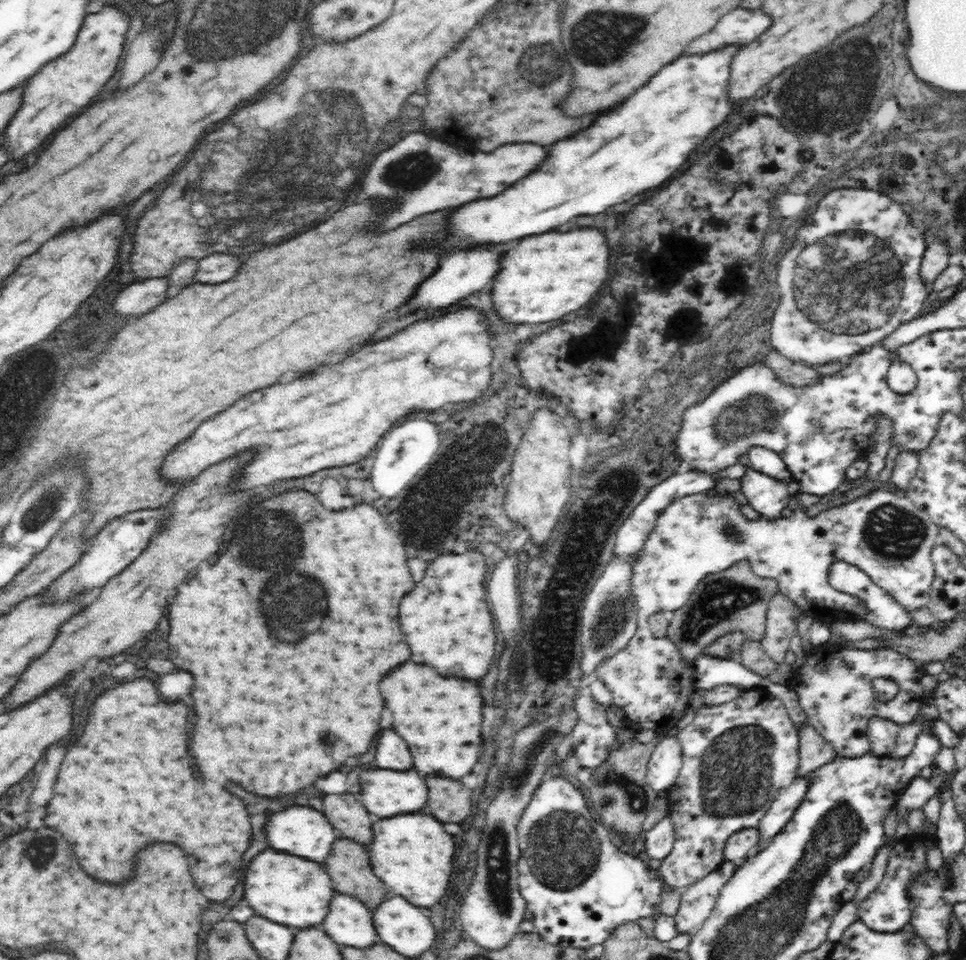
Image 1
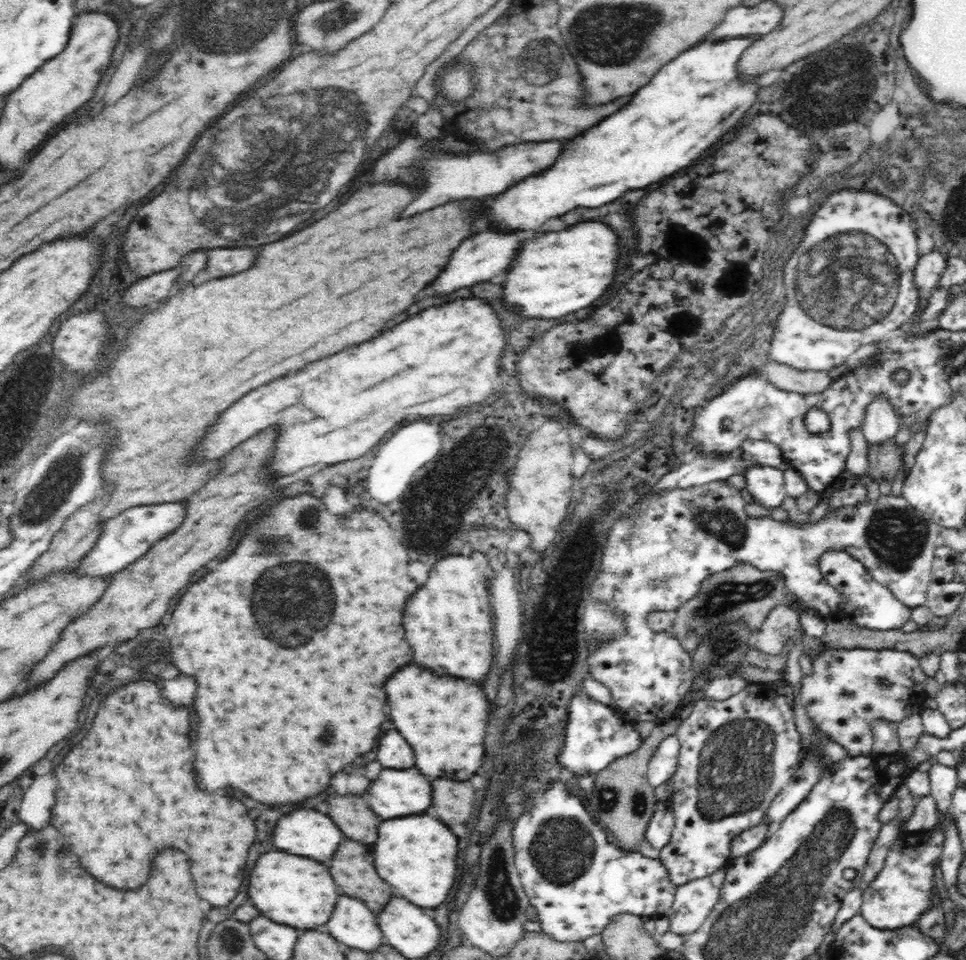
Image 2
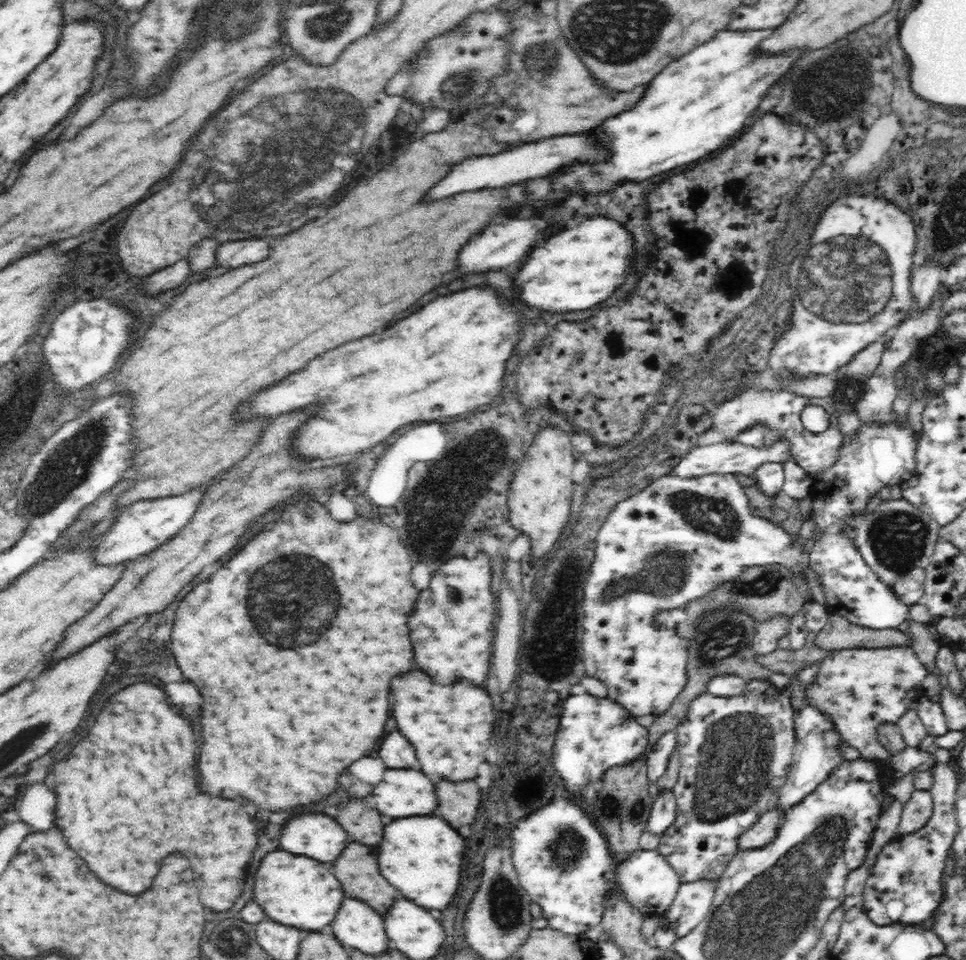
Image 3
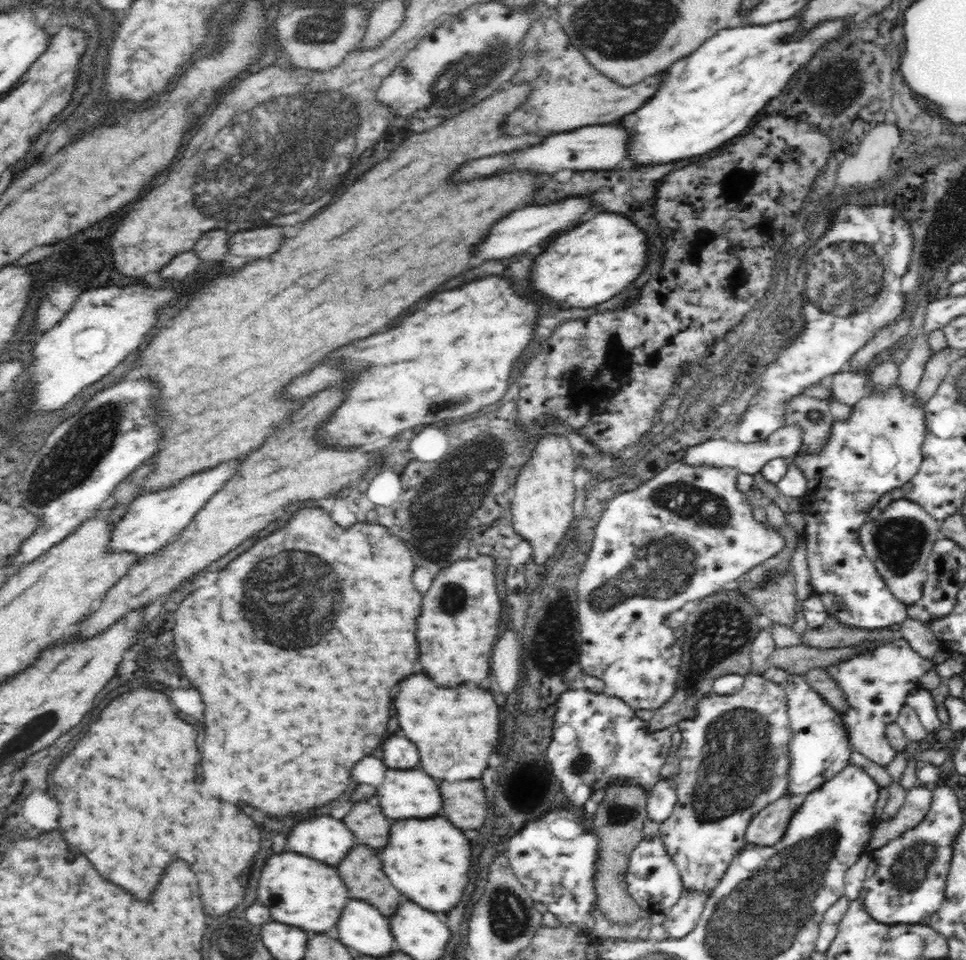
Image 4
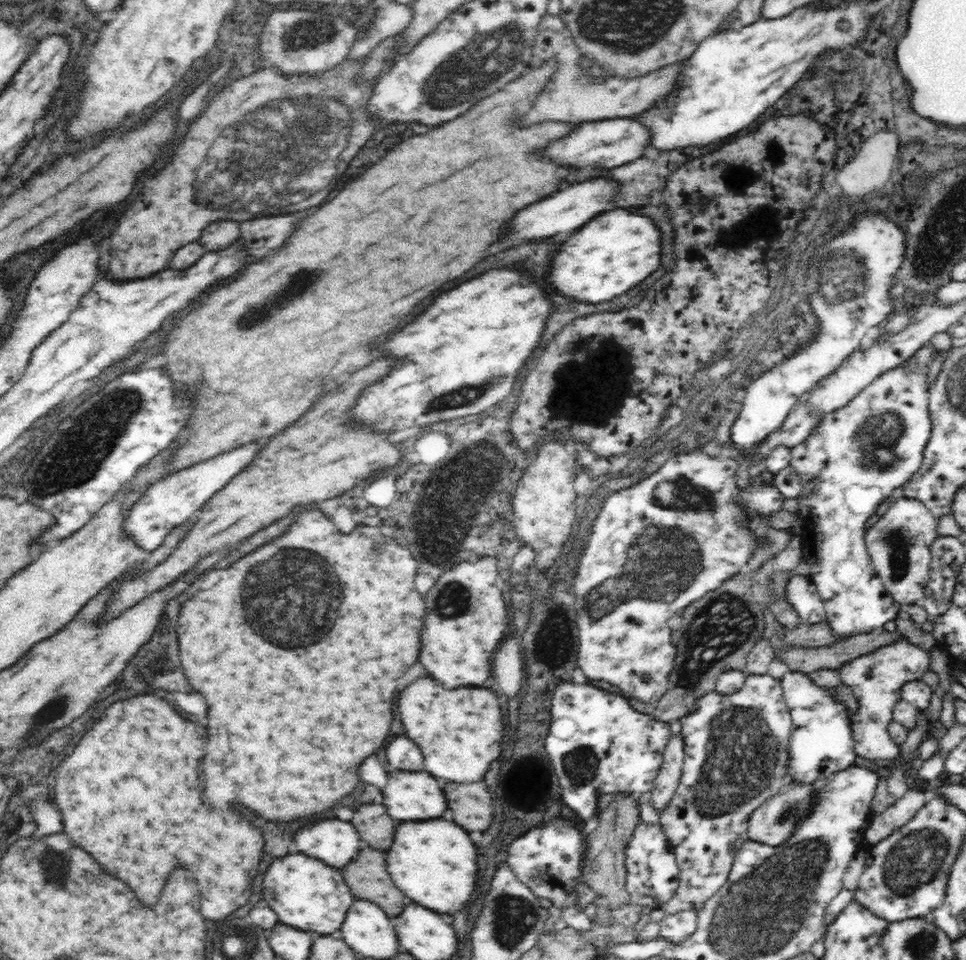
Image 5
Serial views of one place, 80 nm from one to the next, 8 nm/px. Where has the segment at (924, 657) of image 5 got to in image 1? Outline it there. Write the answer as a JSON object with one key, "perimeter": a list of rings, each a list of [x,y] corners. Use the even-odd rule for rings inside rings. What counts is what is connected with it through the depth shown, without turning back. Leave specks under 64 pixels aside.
{"perimeter":[[[876,649],[872,652],[860,652],[860,650],[840,650],[830,654],[814,654],[805,658],[805,662],[798,668],[794,668],[790,688],[798,698],[800,706],[806,713],[808,724],[812,725],[818,734],[834,748],[840,757],[858,758],[862,754],[871,753],[870,742],[867,737],[867,724],[872,717],[880,717],[900,725],[911,723],[914,720],[921,705],[925,702],[928,693],[922,687],[923,672],[919,672],[912,659],[891,649]],[[876,680],[889,680],[896,682],[897,694],[889,700],[880,700],[875,692],[873,684]]]}

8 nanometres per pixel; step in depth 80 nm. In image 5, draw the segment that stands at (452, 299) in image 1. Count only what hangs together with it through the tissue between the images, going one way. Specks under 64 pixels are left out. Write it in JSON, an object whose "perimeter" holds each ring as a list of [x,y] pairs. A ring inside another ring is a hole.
{"perimeter":[[[594,178],[594,180],[586,180],[580,182],[576,186],[570,186],[562,192],[556,192],[552,198],[546,198],[538,204],[528,206],[528,210],[520,210],[520,214],[516,214],[516,222],[512,222],[512,230],[502,238],[500,250],[504,248],[512,248],[516,242],[532,242],[532,240],[540,240],[546,236],[556,236],[560,232],[572,232],[580,226],[584,226],[588,220],[596,218],[602,212],[614,210],[614,202],[612,198],[616,194],[616,183],[614,181],[604,180],[604,178]],[[514,238],[514,240],[512,240]],[[512,244],[512,246],[510,246]]]}

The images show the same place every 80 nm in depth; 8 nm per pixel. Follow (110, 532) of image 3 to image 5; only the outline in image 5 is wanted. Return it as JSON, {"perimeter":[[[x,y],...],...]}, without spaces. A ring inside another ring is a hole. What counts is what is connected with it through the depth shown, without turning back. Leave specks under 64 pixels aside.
{"perimeter":[[[265,440],[260,443],[248,443],[231,451],[221,452],[204,462],[185,467],[178,472],[168,474],[162,480],[149,486],[140,498],[131,504],[126,518],[126,534],[134,539],[140,548],[147,553],[156,550],[172,530],[193,520],[194,516],[214,496],[234,478],[248,462],[260,452]]]}

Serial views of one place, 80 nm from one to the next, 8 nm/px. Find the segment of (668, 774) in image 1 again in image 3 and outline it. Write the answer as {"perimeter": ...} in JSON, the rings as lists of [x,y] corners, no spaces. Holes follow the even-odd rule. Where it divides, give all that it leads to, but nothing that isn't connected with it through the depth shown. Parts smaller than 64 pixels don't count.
{"perimeter":[[[586,693],[580,696],[568,696],[563,702],[564,714],[560,718],[553,746],[553,763],[556,772],[562,774],[562,778],[566,780],[568,790],[578,794],[584,784],[600,780],[608,769],[622,768],[623,765],[633,764],[636,760],[644,760],[646,763],[646,776],[650,783],[657,782],[666,772],[670,758],[678,745],[675,731],[661,735],[657,743],[653,744],[651,749],[647,749],[649,745],[647,731],[623,706],[612,699],[596,698]],[[612,730],[620,732],[618,742],[612,740],[614,738]]]}

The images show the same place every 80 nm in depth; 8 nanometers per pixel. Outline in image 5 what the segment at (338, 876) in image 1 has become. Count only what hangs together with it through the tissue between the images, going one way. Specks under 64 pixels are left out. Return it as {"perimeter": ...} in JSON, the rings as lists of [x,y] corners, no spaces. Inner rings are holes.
{"perimeter":[[[370,848],[360,850],[356,862],[344,866],[342,874],[354,896],[384,906],[384,912],[388,916],[400,914],[402,908],[406,906],[404,902],[406,896],[394,886],[394,882],[386,872],[384,852]]]}

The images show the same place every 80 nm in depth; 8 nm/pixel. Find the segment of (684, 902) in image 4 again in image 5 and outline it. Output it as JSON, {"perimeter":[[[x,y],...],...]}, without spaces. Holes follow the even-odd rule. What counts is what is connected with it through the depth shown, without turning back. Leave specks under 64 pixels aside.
{"perimeter":[[[696,909],[680,910],[678,913],[666,913],[659,921],[660,934],[667,942],[682,942],[696,930],[699,911]]]}

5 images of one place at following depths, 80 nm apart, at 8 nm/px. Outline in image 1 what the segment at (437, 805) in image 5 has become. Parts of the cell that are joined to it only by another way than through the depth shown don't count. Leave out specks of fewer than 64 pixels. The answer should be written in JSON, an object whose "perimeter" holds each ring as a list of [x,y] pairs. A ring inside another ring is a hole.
{"perimeter":[[[364,770],[360,774],[360,800],[370,814],[390,818],[404,812],[416,812],[426,804],[426,782],[418,772],[398,772],[398,770]]]}

